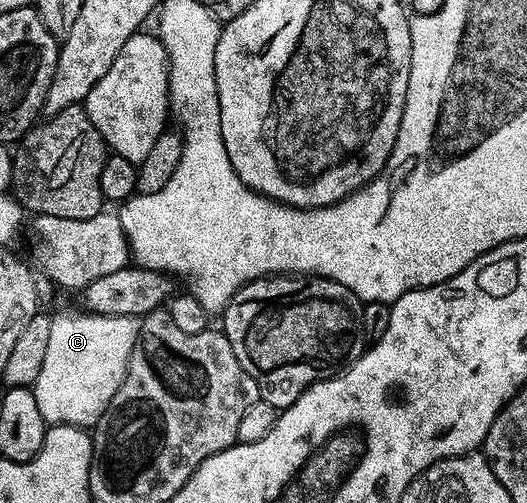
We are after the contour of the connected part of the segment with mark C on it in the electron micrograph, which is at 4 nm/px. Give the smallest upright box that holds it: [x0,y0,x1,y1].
[33,313,139,428]

